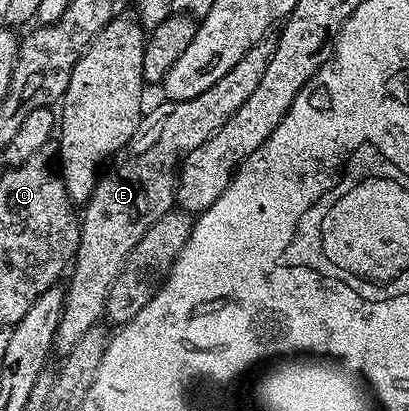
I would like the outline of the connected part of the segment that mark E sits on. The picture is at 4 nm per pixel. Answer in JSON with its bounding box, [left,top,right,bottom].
[55,41,275,356]

